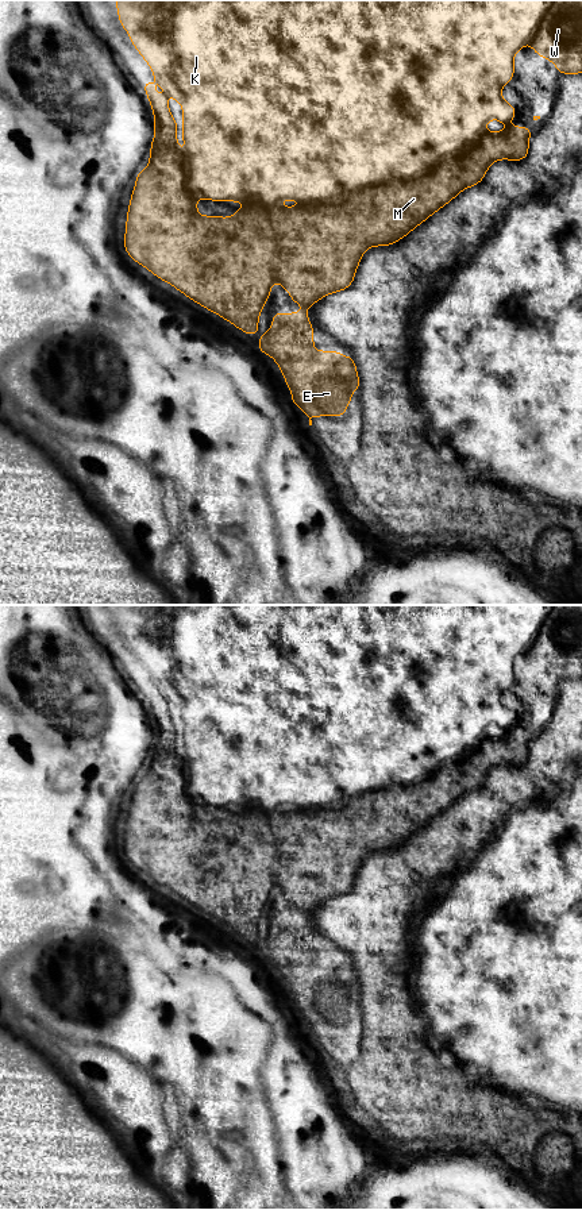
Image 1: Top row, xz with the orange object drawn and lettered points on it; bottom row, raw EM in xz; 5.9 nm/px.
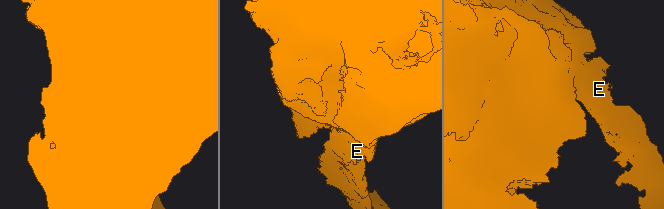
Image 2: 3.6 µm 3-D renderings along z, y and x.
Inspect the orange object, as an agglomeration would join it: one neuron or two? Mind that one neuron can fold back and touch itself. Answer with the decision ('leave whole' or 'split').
leave whole

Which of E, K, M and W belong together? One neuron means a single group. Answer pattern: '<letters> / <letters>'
E K M W

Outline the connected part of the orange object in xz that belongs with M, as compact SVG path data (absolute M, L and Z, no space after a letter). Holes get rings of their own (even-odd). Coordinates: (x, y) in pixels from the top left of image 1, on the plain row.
M117 605L116 614L119 619L119 625L124 635L130 639L132 650L146 664L151 673L155 683L159 686L162 693L170 702L176 702L184 714L184 745L186 748L186 759L184 760L176 748L176 727L167 712L167 704L154 698L154 687L146 686L142 691L149 702L153 717L155 720L155 739L150 755L150 768L143 777L139 777L135 782L136 791L132 795L130 805L130 814L127 817L127 831L124 841L124 852L127 859L136 866L139 870L147 872L158 883L171 889L181 898L186 899L193 906L199 908L204 913L217 918L223 924L232 928L235 932L240 933L244 939L255 940L258 937L258 924L263 909L270 902L270 893L274 886L280 886L281 891L285 893L290 901L292 908L301 908L302 916L300 918L277 918L273 917L273 932L261 943L258 953L275 964L280 975L282 976L286 991L292 994L292 1006L296 1011L309 1022L309 1030L312 1030L313 1021L343 1021L346 1018L346 1011L351 1009L351 997L361 993L358 983L358 976L352 964L350 962L342 962L339 956L315 956L313 955L313 930L308 928L308 913L311 909L317 908L325 899L340 897L347 894L355 882L356 872L363 858L373 851L390 851L397 845L408 840L415 832L421 829L425 824L432 821L433 817L439 816L443 810L456 802L459 797L466 793L479 789L487 772L498 764L521 766L528 762L528 744L533 733L527 732L512 732L509 727L516 720L516 713L506 708L501 702L501 693L508 689L513 681L513 663L517 655L523 654L528 647L537 660L550 664L555 668L556 674L562 679L575 679L582 678L582 605ZM490 724L497 724L508 731L506 735L501 737L486 737L485 729ZM199 802L208 804L212 806L244 806L248 804L259 805L259 810L246 810L238 814L234 821L228 821L226 825L221 821L200 821L197 818L196 806ZM285 804L298 805L302 809L308 809L308 813L284 813L275 808Z

